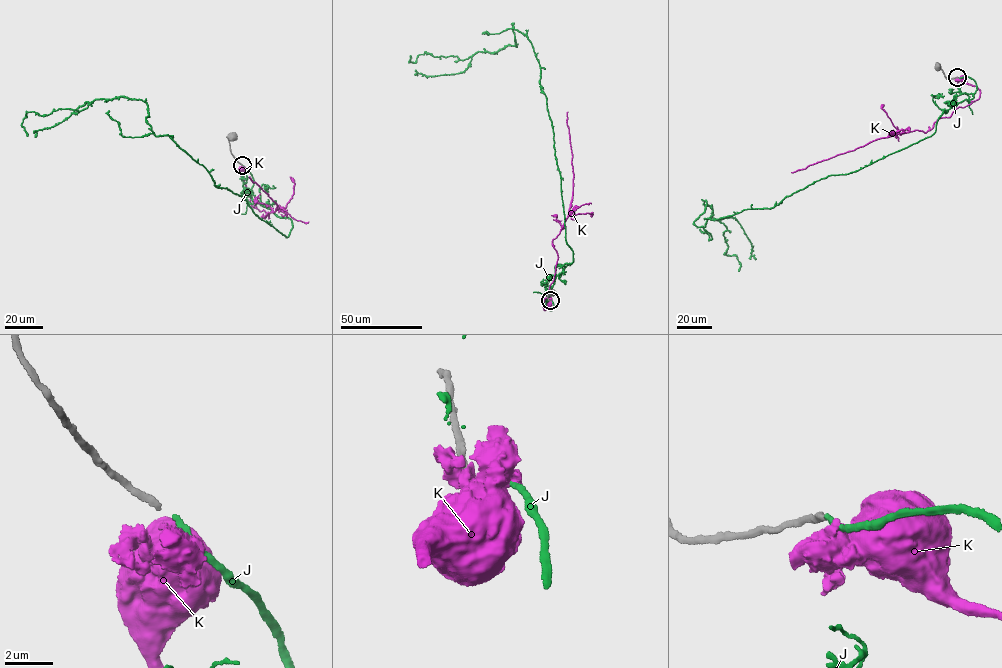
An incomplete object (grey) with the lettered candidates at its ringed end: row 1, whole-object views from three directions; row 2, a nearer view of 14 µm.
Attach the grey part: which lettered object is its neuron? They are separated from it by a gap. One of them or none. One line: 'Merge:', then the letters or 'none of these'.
Merge: J

